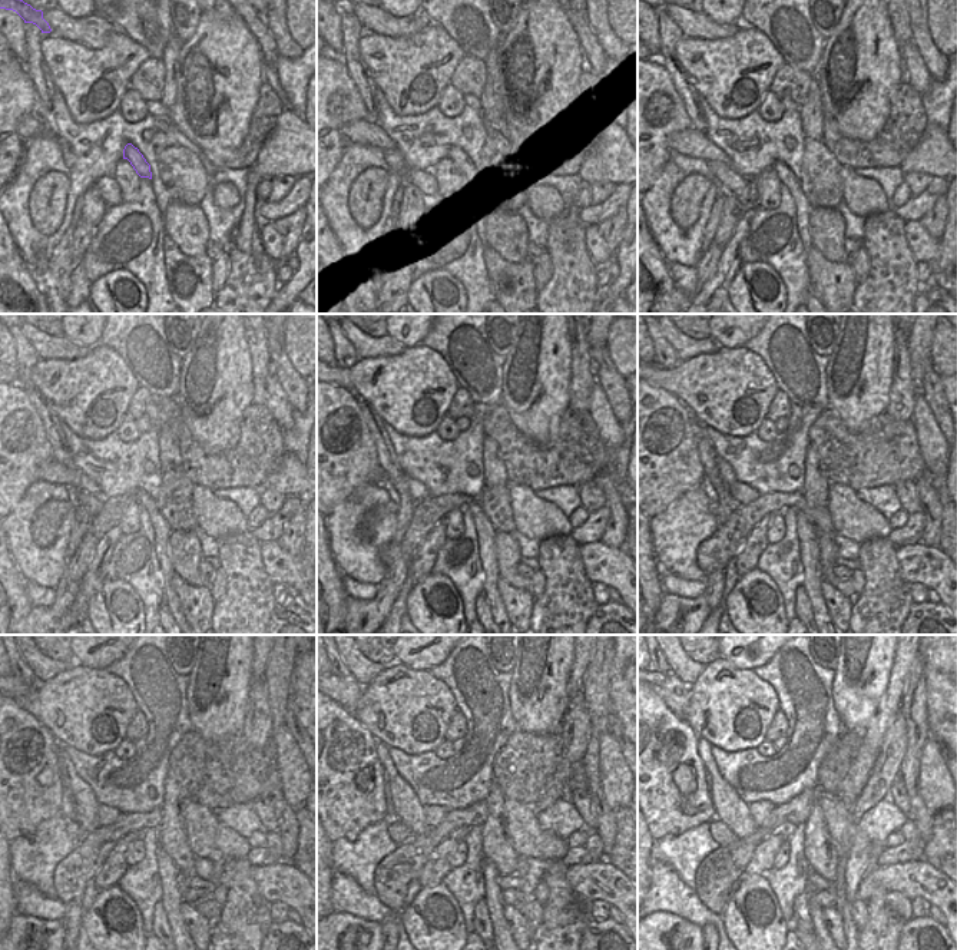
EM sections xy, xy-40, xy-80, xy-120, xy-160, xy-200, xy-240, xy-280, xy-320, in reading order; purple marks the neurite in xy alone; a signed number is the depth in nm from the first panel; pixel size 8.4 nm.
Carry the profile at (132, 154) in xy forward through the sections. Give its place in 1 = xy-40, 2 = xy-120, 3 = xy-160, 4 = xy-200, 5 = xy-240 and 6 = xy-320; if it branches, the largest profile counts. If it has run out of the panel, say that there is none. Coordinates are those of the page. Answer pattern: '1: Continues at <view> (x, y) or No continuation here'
1: Continues at xy-40 (466, 175)
2: Continues at xy-120 (162, 529)
3: Continues at xy-160 (486, 532)
4: Continues at xy-200 (808, 546)
5: Continues at xy-240 (172, 897)
6: Continues at xy-320 (815, 912).

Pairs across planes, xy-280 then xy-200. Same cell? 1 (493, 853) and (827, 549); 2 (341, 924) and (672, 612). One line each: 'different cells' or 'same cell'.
1: different cells
2: same cell

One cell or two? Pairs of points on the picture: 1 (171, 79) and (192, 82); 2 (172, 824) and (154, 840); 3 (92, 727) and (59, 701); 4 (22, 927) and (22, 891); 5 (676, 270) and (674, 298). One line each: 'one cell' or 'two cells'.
1: two cells
2: two cells
3: one cell
4: two cells
5: two cells

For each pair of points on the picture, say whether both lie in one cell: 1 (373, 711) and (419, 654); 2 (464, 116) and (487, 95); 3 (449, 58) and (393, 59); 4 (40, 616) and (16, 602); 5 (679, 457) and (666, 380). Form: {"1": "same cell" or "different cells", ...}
{"1": "different cells", "2": "different cells", "3": "same cell", "4": "different cells", "5": "different cells"}

